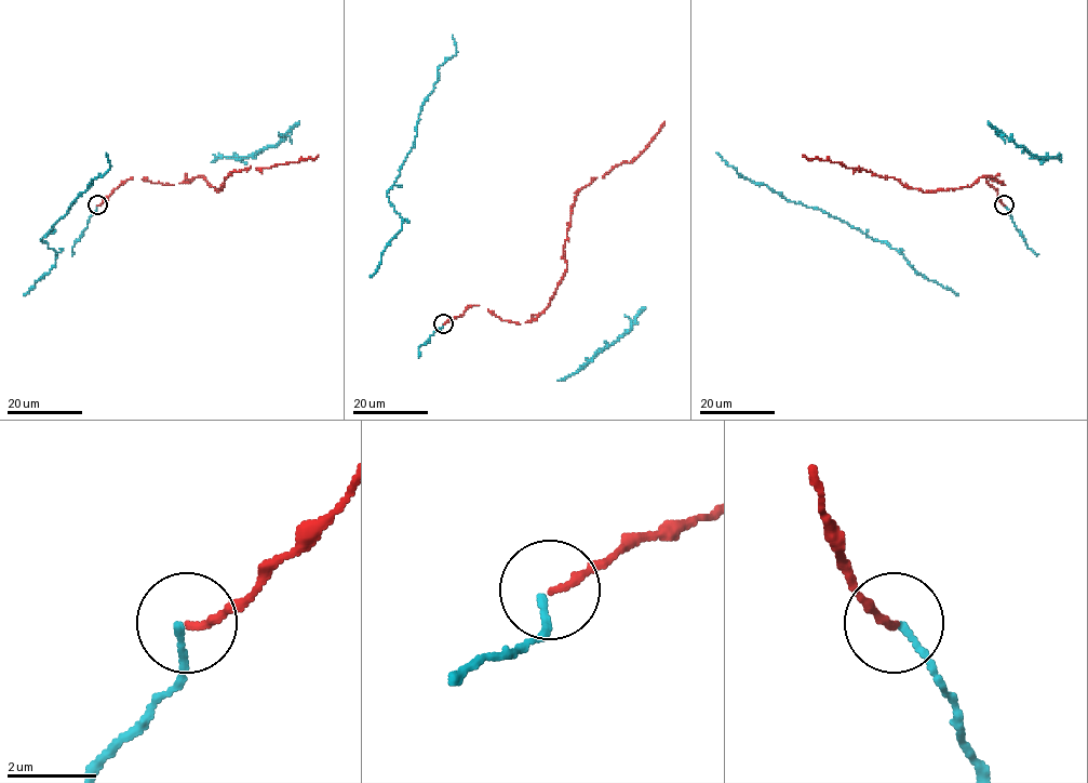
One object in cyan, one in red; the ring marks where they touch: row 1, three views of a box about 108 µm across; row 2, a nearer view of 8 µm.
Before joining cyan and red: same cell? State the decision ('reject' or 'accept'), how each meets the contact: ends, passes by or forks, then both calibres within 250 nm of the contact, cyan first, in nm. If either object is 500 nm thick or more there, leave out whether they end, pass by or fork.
accept; cyan ends; red ends; calibres 140 and 150 nm

